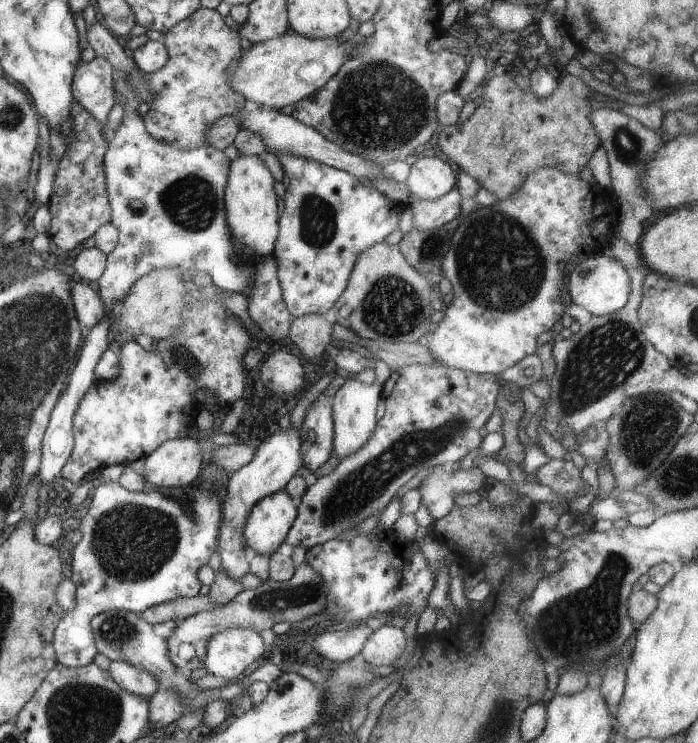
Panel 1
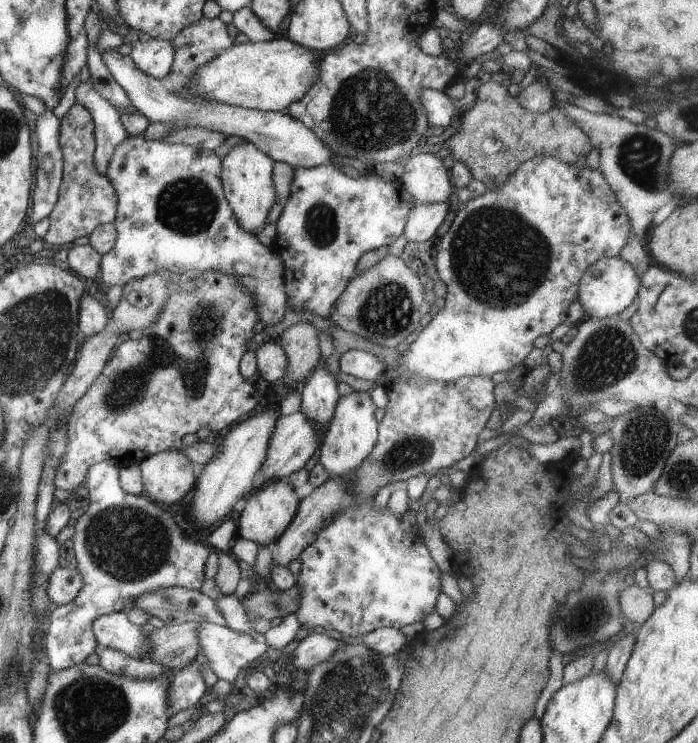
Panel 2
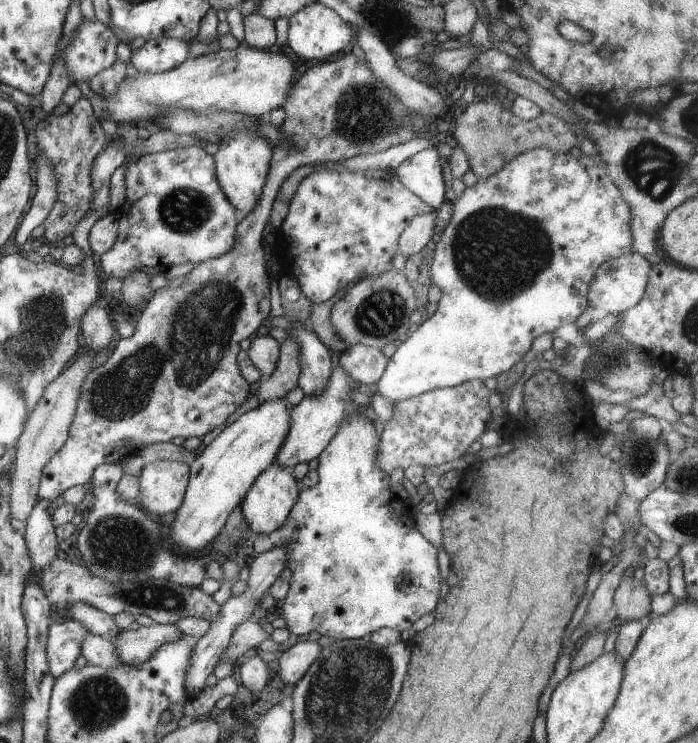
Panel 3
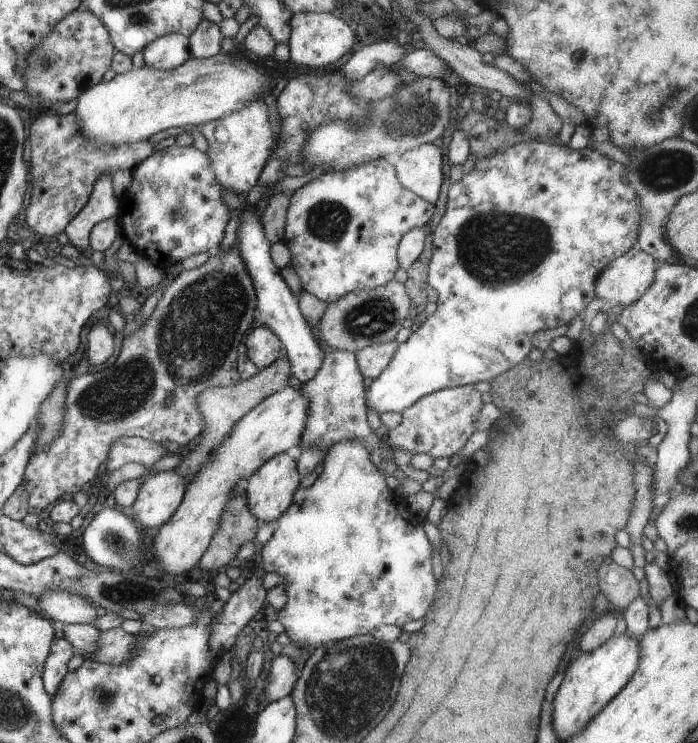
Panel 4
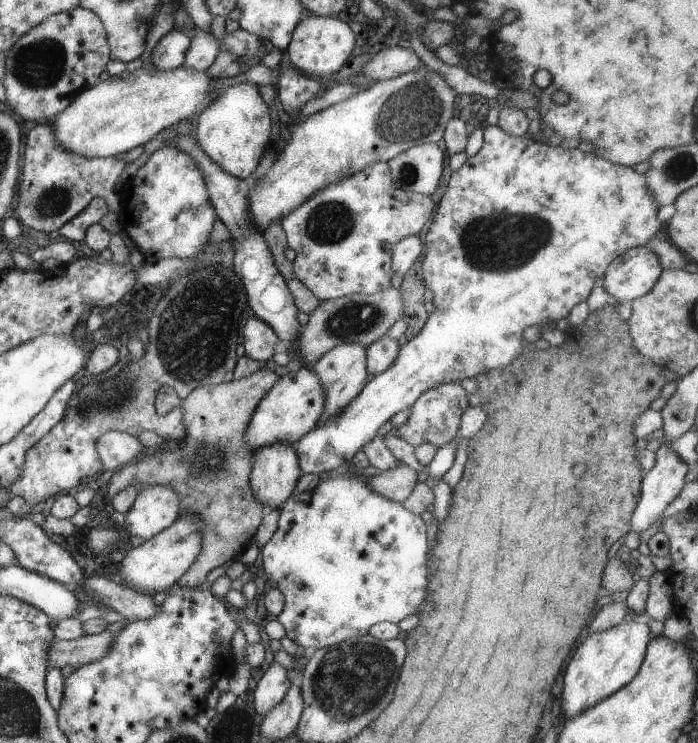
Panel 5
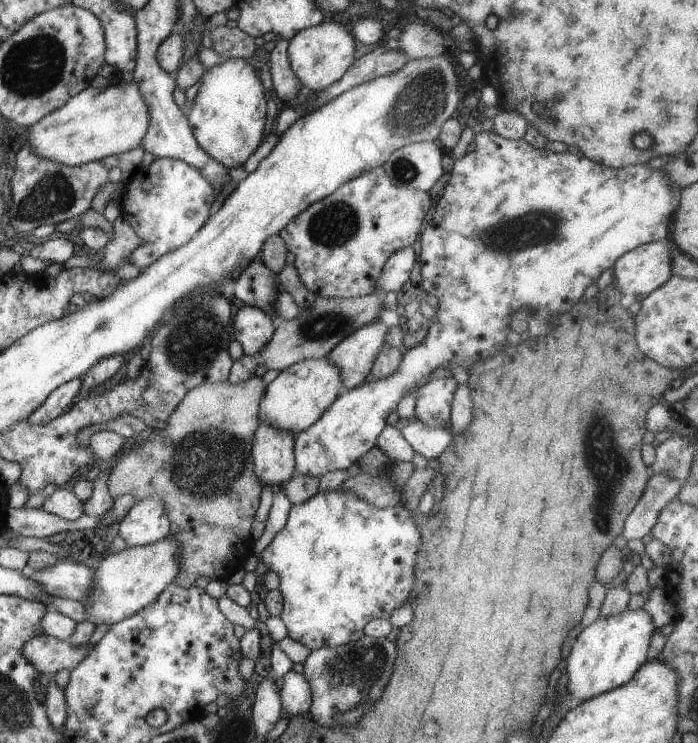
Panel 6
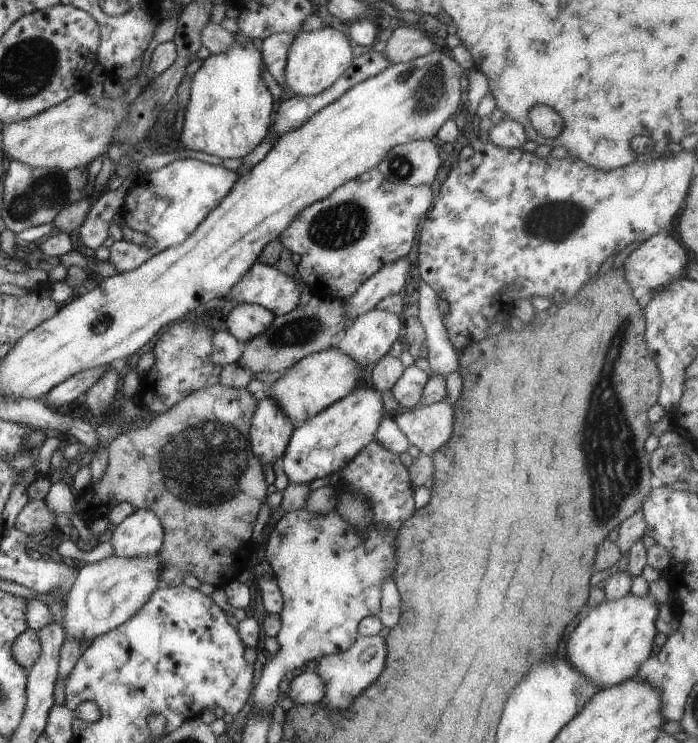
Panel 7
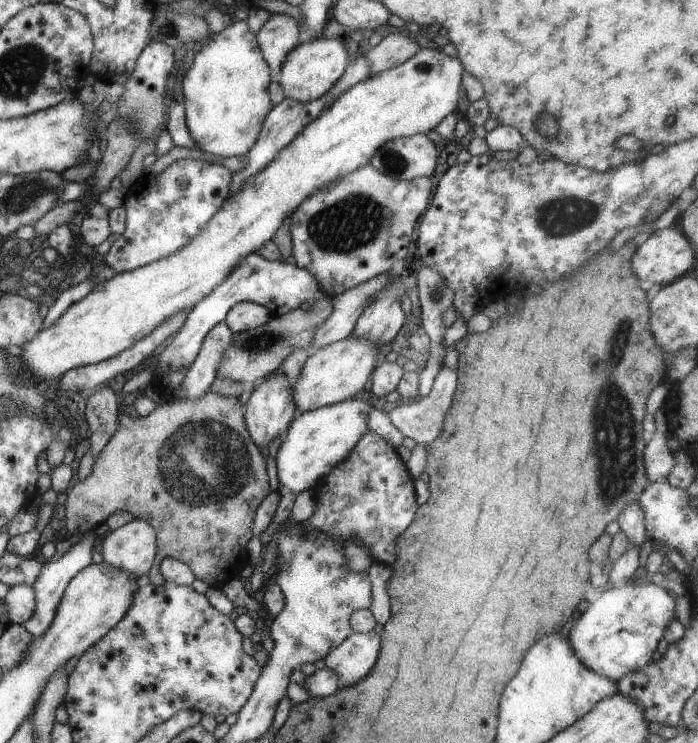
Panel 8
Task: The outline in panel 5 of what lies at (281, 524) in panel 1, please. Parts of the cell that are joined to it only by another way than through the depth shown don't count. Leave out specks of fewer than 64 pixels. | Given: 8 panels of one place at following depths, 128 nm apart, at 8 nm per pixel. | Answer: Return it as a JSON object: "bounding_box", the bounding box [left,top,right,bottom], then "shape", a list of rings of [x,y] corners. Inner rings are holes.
{"bounding_box":[250,441,300,509],"shape":[[[277,441],[253,453],[250,489],[257,502],[274,509],[292,496],[300,475],[296,452],[287,443]]]}

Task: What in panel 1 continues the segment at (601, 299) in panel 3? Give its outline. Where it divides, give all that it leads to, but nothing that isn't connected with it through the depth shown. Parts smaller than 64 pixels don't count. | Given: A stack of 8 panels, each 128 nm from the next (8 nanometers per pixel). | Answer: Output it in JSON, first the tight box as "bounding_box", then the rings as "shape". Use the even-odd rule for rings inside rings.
{"bounding_box":[568,253,630,315],"shape":[[[607,253],[587,257],[572,268],[568,277],[571,302],[582,306],[591,315],[606,315],[619,310],[627,302],[630,286],[630,278],[623,265]]]}

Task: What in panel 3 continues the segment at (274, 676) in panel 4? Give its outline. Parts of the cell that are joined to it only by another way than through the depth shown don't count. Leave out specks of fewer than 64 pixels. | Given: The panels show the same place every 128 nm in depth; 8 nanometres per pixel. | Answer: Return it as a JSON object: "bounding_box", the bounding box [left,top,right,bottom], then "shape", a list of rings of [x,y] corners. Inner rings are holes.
{"bounding_box":[278,636,322,686],"shape":[[[315,636],[301,638],[294,645],[282,649],[278,658],[278,676],[285,686],[293,686],[305,674],[306,668],[315,660],[322,647]]]}

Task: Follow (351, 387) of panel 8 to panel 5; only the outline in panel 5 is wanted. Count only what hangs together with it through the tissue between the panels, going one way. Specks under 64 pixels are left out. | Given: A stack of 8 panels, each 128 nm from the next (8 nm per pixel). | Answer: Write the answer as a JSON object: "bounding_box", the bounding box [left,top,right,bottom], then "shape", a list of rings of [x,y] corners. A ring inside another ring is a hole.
{"bounding_box":[245,367,324,456],"shape":[[[301,367],[295,372],[289,371],[288,375],[279,378],[257,403],[245,427],[246,447],[253,456],[253,453],[260,447],[277,441],[288,445],[293,444],[320,422],[323,405],[324,391],[311,368]]]}

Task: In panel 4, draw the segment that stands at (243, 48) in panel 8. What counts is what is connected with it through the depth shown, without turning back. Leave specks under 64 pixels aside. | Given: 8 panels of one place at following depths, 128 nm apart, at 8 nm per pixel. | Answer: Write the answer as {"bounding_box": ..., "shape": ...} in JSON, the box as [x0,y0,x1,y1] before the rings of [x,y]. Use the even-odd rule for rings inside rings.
{"bounding_box":[191,99,274,196],"shape":[[[257,99],[243,103],[238,111],[224,114],[217,120],[191,126],[191,130],[199,130],[208,142],[206,155],[209,157],[210,169],[223,189],[246,196],[256,184],[263,164],[274,148],[271,135],[273,129],[267,120],[266,111],[263,100]]]}

